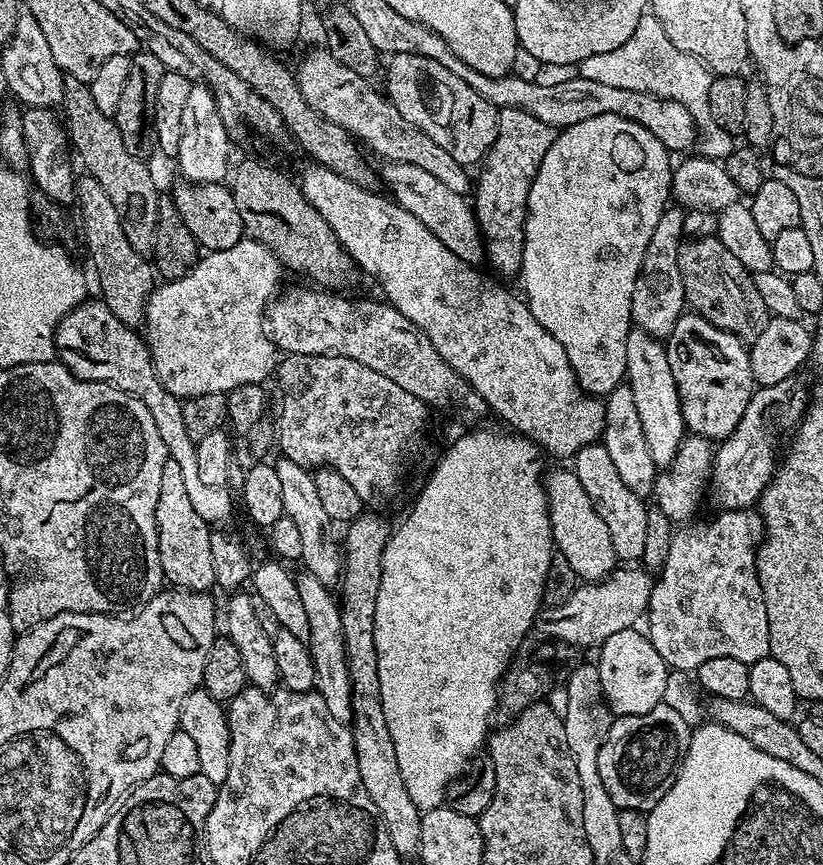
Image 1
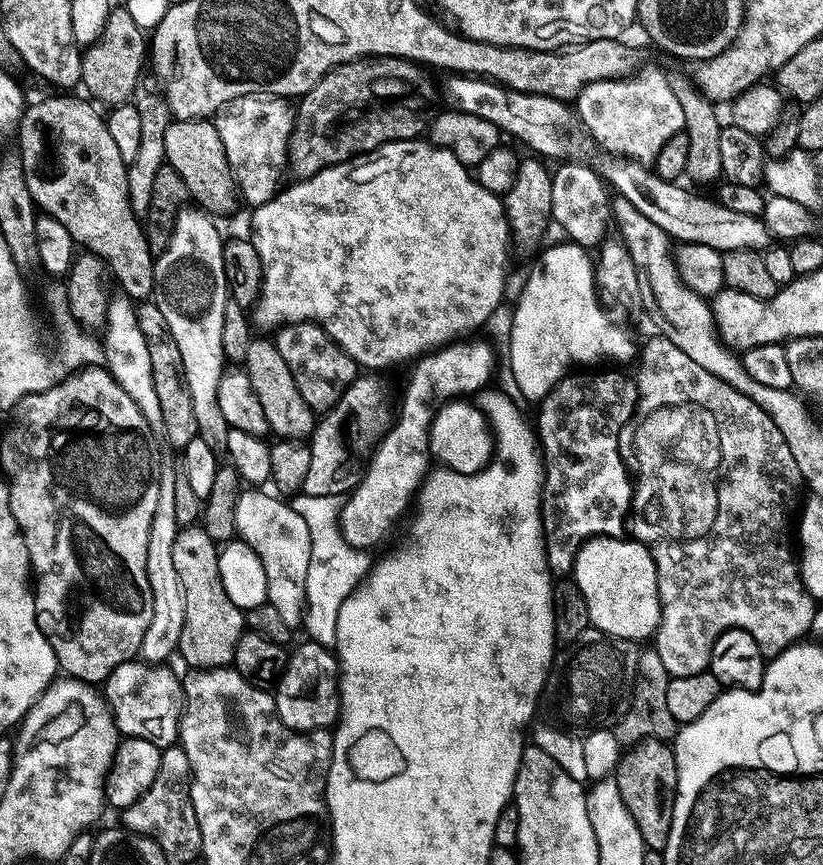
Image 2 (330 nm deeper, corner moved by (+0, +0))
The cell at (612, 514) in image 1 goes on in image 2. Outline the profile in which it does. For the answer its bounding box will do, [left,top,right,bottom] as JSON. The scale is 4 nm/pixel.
[538,370,636,574]

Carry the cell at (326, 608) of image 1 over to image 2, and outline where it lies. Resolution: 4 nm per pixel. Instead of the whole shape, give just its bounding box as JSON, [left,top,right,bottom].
[236,490,310,630]

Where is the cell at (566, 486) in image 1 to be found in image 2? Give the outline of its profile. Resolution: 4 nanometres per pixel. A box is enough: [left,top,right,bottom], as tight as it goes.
[571,536,660,642]

